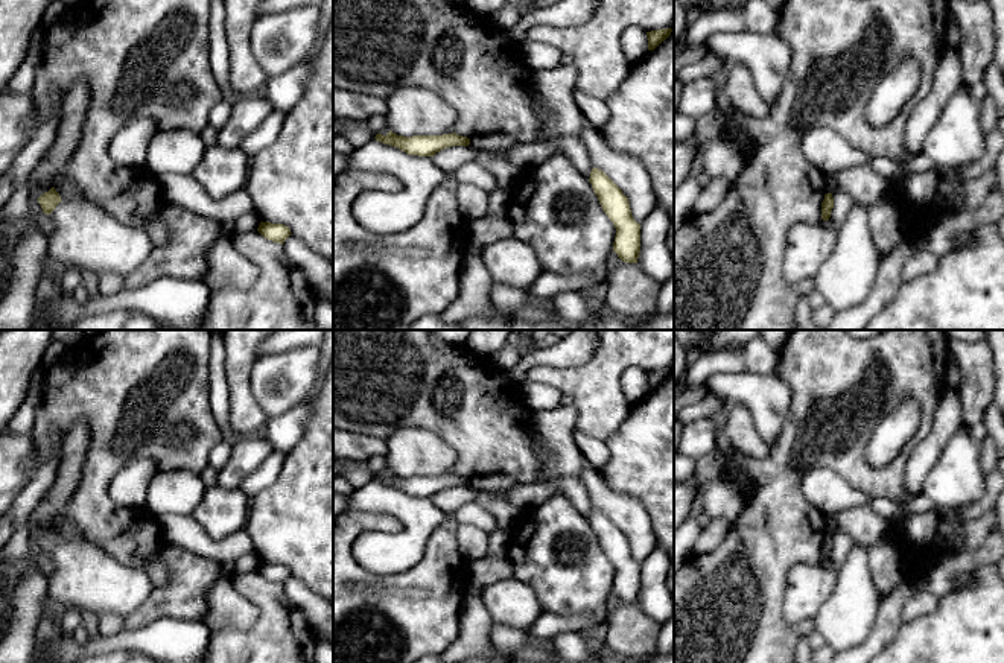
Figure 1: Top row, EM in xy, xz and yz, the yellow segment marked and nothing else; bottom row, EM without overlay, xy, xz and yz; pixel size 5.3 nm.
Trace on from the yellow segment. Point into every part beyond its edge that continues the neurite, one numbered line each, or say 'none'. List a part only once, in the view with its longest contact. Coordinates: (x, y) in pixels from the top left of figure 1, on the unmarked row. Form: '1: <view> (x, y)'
none

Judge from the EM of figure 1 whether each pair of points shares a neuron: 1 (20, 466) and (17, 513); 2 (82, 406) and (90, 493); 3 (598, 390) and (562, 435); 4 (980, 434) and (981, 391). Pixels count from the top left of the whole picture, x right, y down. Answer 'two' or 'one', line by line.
1: two
2: one
3: two
4: one

